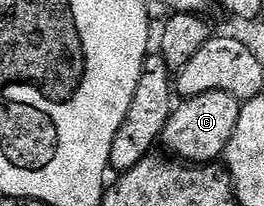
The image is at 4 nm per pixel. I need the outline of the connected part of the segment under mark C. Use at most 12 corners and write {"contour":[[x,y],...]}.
{"contour":[[222,91],[185,98],[161,144],[182,163],[225,154],[242,102]]}

